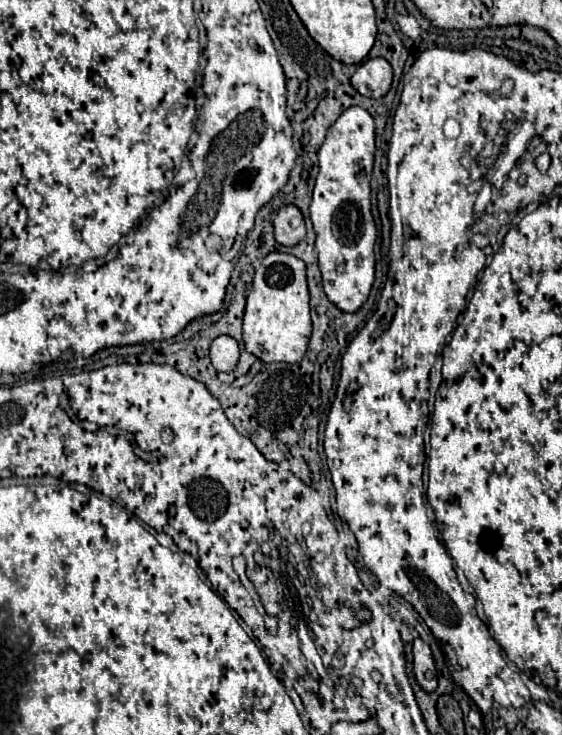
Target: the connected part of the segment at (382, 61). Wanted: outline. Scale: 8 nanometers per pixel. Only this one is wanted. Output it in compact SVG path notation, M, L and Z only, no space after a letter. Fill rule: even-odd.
M368 58L352 74L352 86L368 98L386 96L392 84L392 66L386 58Z

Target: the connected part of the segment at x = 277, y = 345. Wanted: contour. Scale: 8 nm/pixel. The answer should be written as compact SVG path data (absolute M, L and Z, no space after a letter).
M272 252L256 266L252 290L244 314L244 346L264 362L300 362L312 334L310 296L306 286L306 266L300 258Z

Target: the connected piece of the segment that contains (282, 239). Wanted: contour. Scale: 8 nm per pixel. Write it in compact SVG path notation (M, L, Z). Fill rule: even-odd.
M288 204L278 210L274 218L274 236L282 246L296 246L306 236L306 224L302 212Z

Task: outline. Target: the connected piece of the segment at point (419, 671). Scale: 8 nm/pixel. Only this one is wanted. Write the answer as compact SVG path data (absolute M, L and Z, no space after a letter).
M422 638L414 640L414 674L416 674L418 684L426 692L436 690L436 668L434 668L432 650Z

